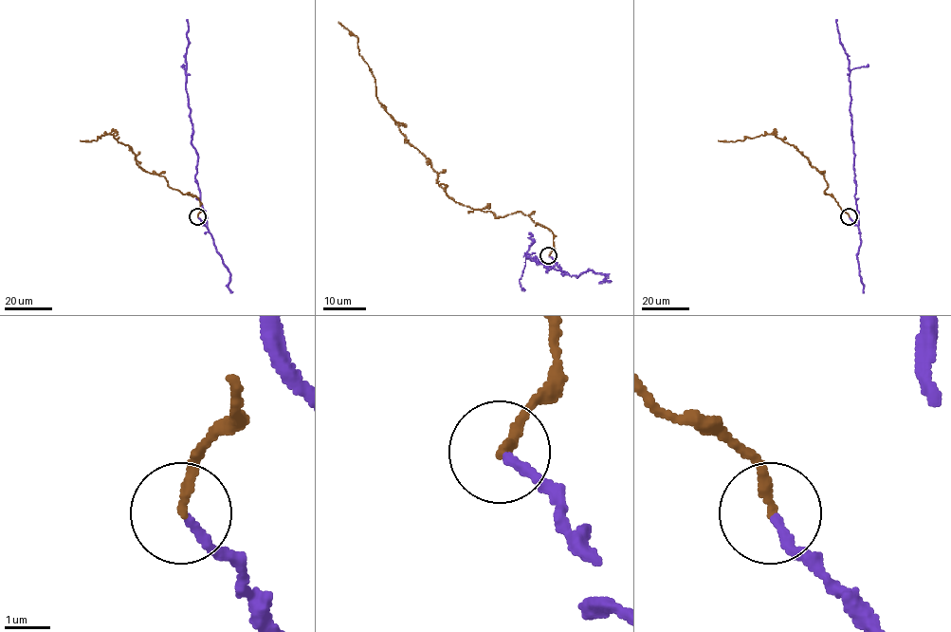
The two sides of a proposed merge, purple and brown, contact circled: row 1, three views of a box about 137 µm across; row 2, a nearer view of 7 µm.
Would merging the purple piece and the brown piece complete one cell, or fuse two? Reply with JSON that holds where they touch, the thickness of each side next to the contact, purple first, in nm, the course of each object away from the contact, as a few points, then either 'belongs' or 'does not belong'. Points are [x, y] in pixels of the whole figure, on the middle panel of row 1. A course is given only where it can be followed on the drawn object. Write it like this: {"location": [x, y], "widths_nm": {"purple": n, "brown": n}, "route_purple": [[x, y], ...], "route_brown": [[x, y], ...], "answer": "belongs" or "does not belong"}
{"location": [548, 255], "widths_nm": {"purple": 190, "brown": 190}, "route_purple": [[549, 255], [564, 272], [527, 258], [532, 239], [528, 232]], "route_brown": [[549, 255], [544, 226], [471, 209], [439, 185], [338, 22]], "answer": "belongs"}

